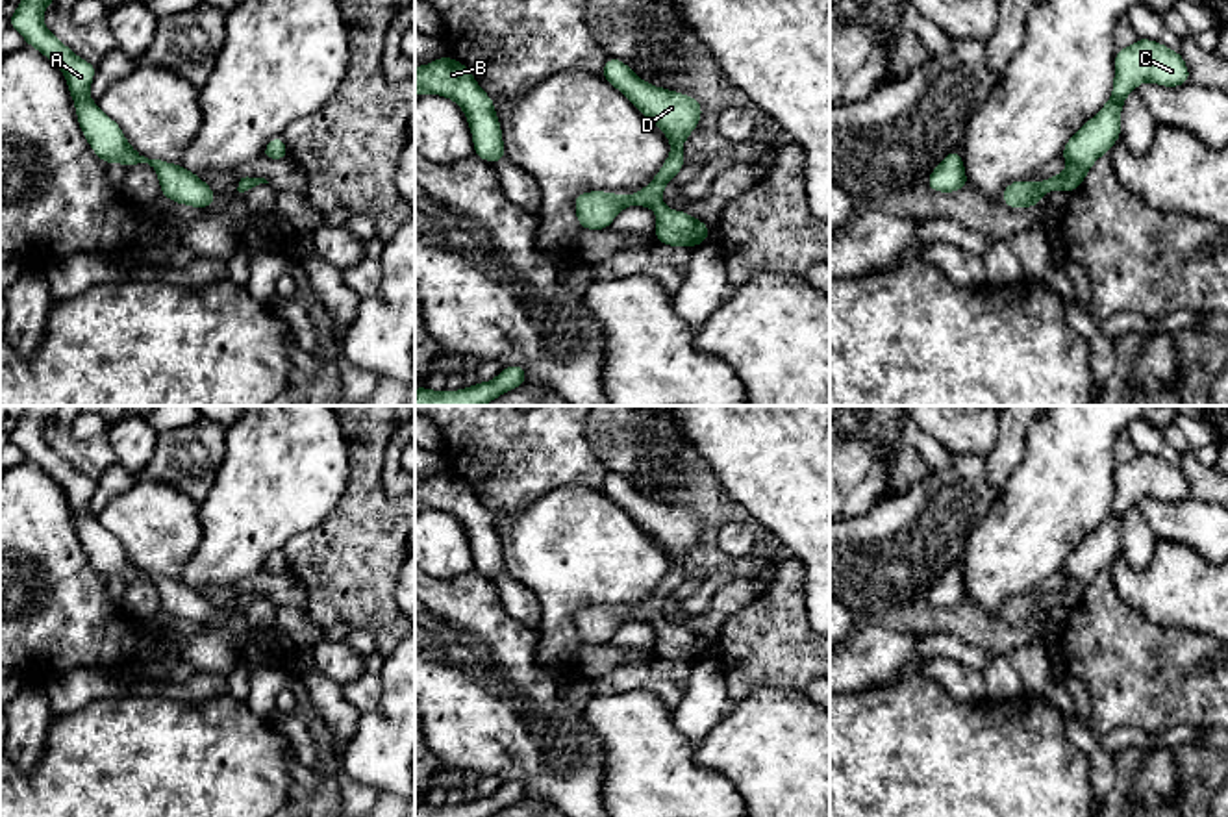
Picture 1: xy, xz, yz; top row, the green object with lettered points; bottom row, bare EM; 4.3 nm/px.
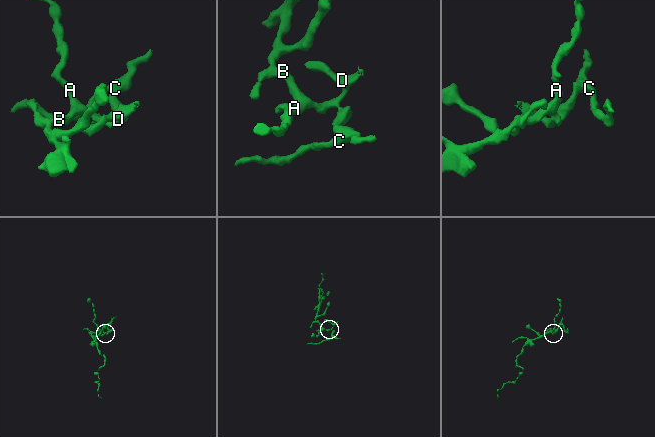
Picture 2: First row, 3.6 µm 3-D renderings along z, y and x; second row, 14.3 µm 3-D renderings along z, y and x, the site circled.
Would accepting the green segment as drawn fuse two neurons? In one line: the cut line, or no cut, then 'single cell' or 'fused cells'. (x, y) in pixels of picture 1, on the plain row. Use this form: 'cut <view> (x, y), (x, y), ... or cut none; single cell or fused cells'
cut none; single cell

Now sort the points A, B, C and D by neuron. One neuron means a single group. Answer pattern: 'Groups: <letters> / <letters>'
Groups: A B C D

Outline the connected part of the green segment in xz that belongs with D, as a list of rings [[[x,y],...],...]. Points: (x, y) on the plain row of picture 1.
[[[608,472],[602,493],[620,506],[641,530],[650,534],[667,550],[672,565],[654,595],[633,610],[606,606],[576,610],[574,626],[580,645],[608,645],[624,622],[645,621],[658,630],[654,647],[658,658],[696,663],[709,654],[709,641],[687,626],[667,622],[661,615],[661,608],[685,580],[682,559],[698,541],[704,526],[702,519],[689,509],[646,498],[617,472]]]

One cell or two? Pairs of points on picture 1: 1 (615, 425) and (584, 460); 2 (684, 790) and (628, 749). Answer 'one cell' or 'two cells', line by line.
1: two cells
2: one cell

